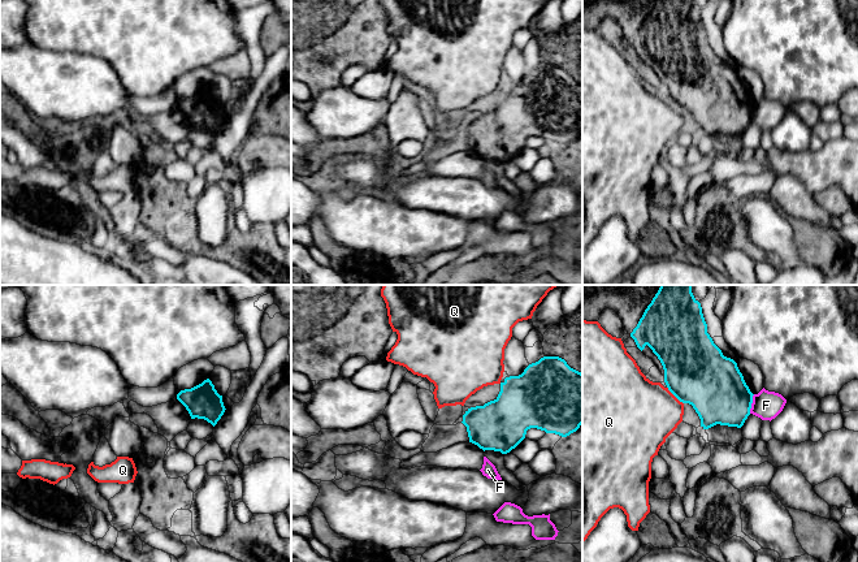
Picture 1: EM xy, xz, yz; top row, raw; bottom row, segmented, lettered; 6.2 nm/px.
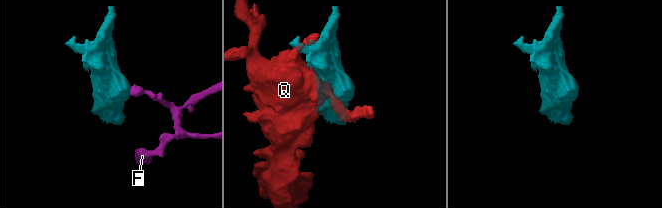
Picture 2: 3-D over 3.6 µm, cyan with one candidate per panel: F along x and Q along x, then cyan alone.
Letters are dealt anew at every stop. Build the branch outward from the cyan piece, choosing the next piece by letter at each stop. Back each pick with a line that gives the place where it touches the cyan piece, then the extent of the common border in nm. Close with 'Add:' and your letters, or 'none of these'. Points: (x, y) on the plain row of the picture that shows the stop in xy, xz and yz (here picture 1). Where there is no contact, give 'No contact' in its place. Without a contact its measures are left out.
Add: none of these

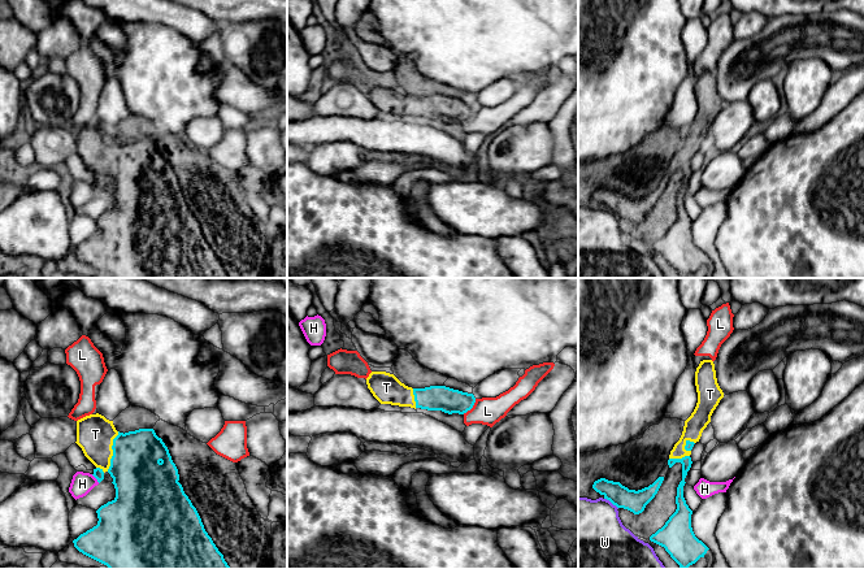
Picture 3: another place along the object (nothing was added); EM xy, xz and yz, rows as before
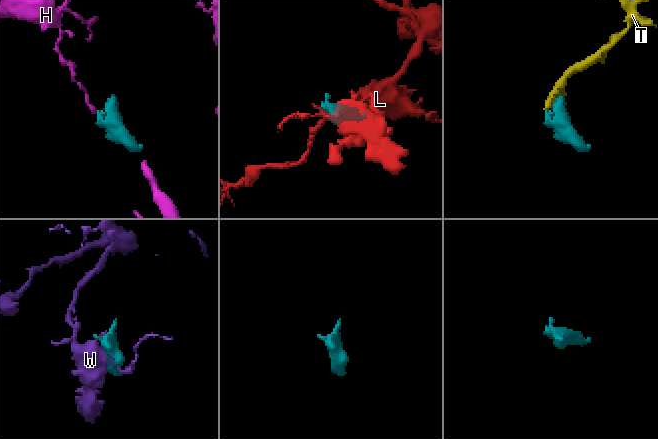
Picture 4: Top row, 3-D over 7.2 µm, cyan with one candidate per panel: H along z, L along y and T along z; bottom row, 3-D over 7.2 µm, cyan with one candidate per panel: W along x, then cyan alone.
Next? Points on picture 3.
T: Touches cyan at xy (113, 160). Shared border 260 nm
Add: T

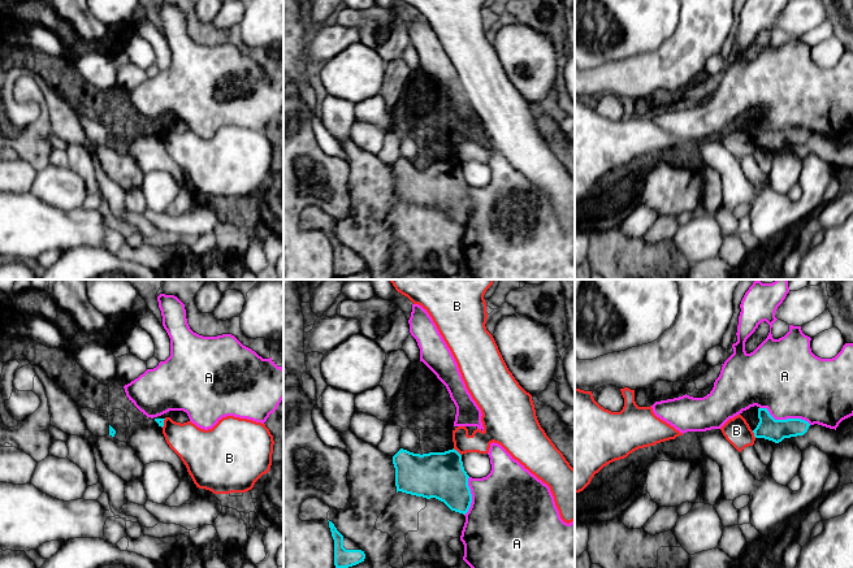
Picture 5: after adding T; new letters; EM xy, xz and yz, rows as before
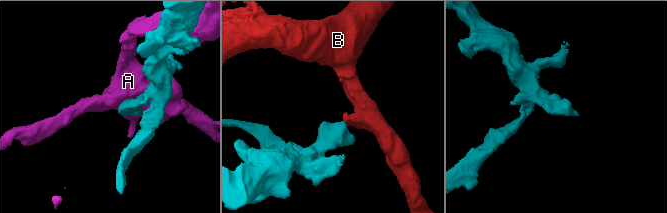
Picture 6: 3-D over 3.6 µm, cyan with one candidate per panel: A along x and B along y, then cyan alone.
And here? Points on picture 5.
Add: none of these

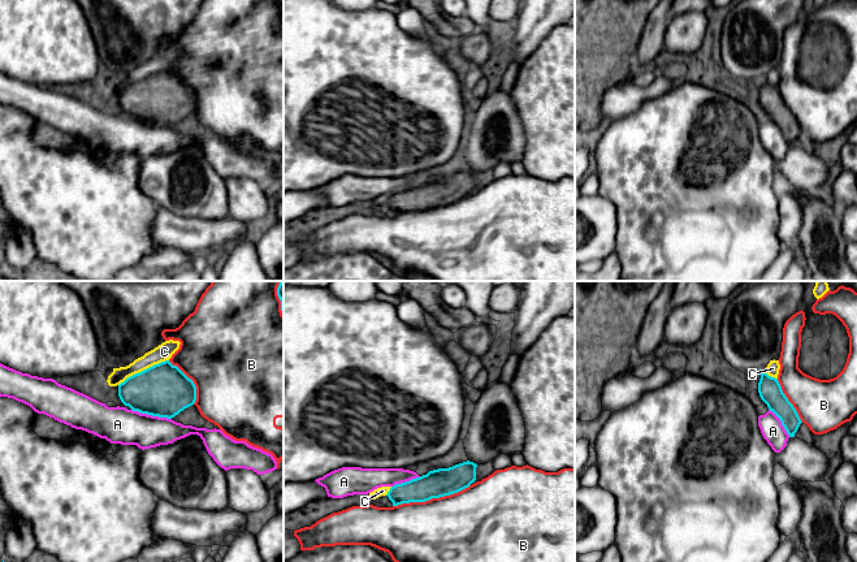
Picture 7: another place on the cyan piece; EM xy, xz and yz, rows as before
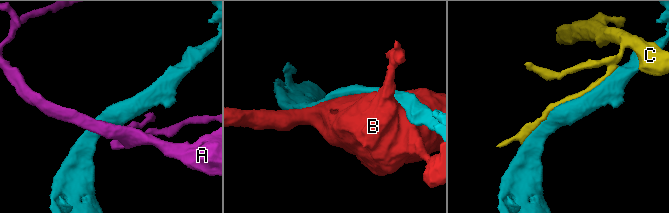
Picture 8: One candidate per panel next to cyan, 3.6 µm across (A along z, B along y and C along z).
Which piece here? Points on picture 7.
Add: none of these

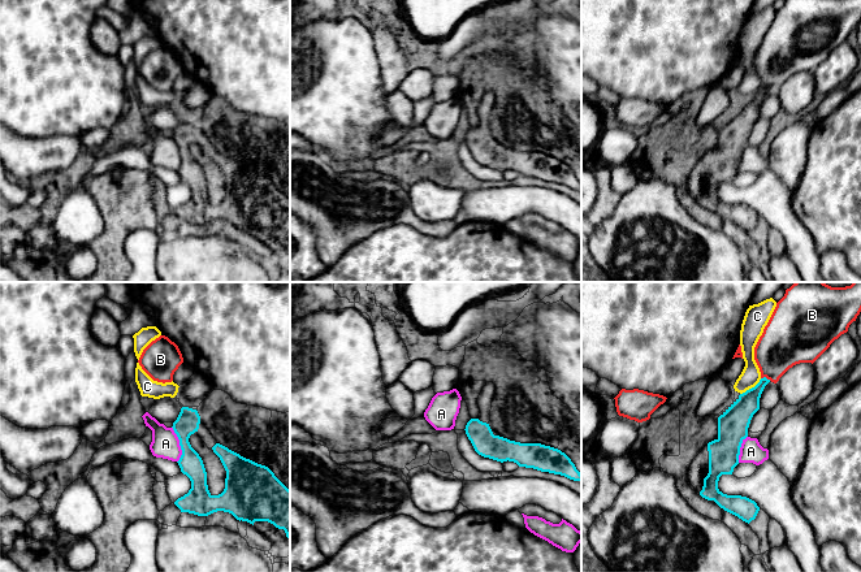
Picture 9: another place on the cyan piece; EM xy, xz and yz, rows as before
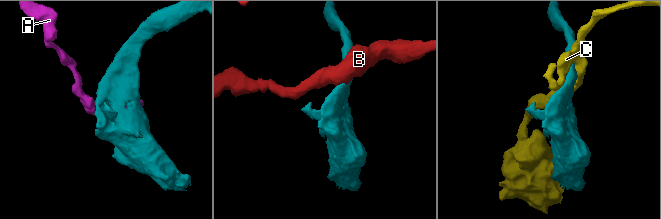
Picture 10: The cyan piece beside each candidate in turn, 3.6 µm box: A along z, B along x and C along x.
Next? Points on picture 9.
Add: none of these

